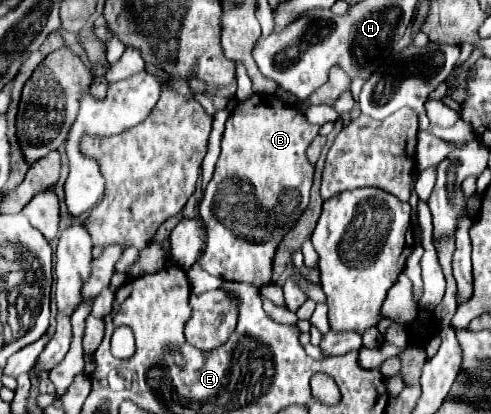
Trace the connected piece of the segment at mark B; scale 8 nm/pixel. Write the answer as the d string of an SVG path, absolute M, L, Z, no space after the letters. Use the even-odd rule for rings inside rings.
M253 94L245 102L239 102L231 112L225 134L221 140L221 156L217 160L213 178L207 184L205 196L199 206L199 214L205 222L209 240L199 266L221 280L229 282L247 282L261 288L271 278L271 262L275 256L275 248L281 238L291 230L291 226L299 220L309 204L309 188L313 182L313 166L307 162L305 150L317 136L319 126L307 122L303 112L295 106L283 102L279 96ZM225 180L235 180L237 186L223 186Z

